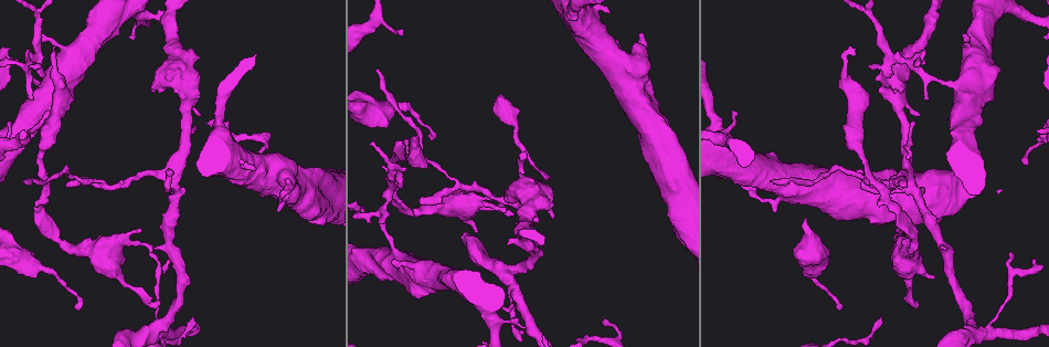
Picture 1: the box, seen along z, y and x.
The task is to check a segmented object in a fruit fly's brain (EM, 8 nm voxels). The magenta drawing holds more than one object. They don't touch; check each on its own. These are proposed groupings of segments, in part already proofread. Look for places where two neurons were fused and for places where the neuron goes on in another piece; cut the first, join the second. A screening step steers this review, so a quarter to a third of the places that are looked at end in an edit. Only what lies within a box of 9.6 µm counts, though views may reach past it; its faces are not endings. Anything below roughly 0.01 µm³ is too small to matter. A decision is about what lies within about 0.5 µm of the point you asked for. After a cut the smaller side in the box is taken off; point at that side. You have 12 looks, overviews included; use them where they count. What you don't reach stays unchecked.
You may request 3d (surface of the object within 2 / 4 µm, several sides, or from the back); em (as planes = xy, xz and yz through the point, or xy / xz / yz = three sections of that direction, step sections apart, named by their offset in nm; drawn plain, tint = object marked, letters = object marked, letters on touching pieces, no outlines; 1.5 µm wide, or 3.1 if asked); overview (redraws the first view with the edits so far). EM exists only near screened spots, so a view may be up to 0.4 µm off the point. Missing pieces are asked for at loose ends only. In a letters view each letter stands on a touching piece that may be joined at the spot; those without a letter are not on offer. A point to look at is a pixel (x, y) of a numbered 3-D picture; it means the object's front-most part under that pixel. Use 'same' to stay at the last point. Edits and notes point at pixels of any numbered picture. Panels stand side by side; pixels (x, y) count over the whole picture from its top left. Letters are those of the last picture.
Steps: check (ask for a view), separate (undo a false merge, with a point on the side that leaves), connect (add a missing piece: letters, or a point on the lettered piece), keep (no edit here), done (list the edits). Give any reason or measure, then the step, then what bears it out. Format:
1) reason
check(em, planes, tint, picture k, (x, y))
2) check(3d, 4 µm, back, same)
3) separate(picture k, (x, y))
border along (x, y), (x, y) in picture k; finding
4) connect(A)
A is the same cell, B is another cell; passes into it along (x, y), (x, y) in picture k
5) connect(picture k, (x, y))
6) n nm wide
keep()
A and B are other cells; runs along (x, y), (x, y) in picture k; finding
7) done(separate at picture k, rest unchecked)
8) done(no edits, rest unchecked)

branch stops here
check(3d, 4 µm, picture 1, (504, 309))

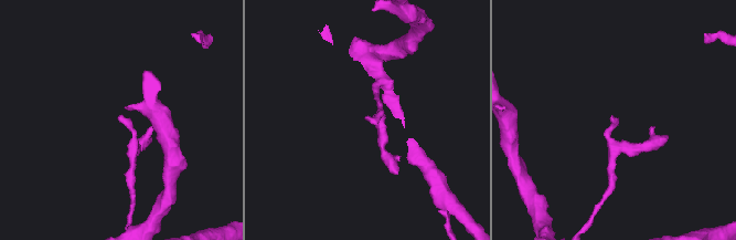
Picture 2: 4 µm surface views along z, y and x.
now the EM
check(em, planes, letters, picture 2, (611, 115))

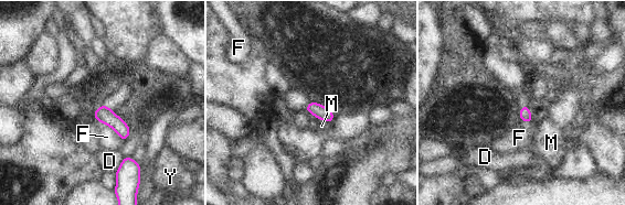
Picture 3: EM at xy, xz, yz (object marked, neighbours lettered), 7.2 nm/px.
F touches over 240 nm
keep()
D, F, M and Y are other cells; border along (97, 121), (108, 125), (124, 141) in picture 3; no lettered piece goes on from it

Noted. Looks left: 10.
an open end
check(em, planes, letters, picture 1, (494, 194))

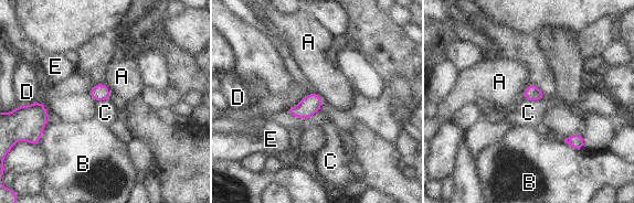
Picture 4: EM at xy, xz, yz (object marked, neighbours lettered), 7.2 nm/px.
keep()
A, B, C, D and E are other cells; border along (530, 83), (522, 95) in picture 4; none of them fits

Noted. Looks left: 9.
branch stops here
check(em, yz, step 4, letters, picture 1, (31, 98))

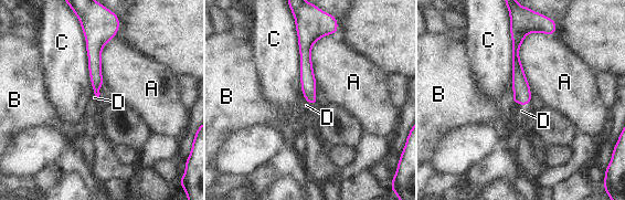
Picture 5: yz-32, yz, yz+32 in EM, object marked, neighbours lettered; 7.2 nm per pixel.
connect(D)
D is the same cell, A, B and C are other cells; the neuron continues

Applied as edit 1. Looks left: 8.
redraw
check(overview)

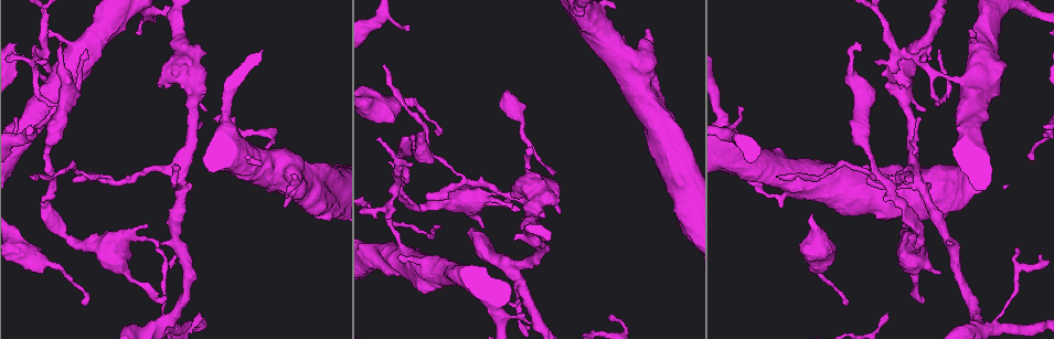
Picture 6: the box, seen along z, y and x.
long arm stops here
check(3d, 2 µm, picture 6, (436, 225))

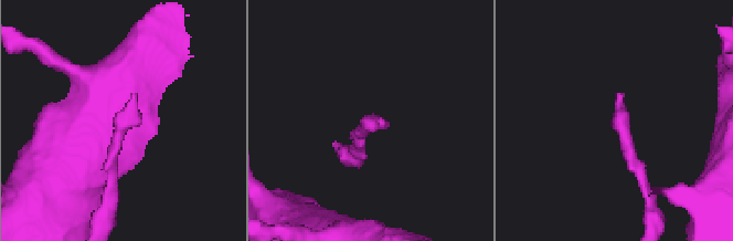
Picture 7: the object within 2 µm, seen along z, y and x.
check(em, planes, tint, picture 7, (380, 119))

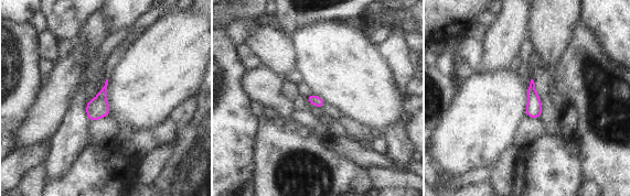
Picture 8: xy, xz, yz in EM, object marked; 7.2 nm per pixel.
what lies round it
check(em, planes, letters, same)

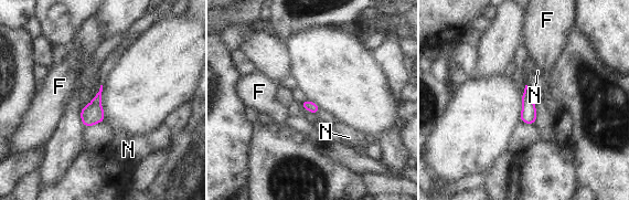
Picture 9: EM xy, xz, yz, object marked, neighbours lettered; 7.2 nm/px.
N touches over 50 nm
keep()
F and N are other cells; border along (320, 109), (316, 113) in picture 9; no lettered piece goes on from it

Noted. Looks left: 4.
check(em, yz, step 4, tint, picture 6, (54, 106))

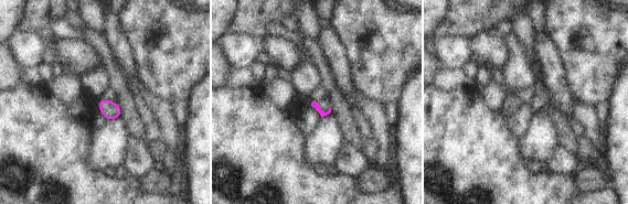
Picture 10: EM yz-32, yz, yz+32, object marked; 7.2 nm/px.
check(em, yz, step 4, letters, same)

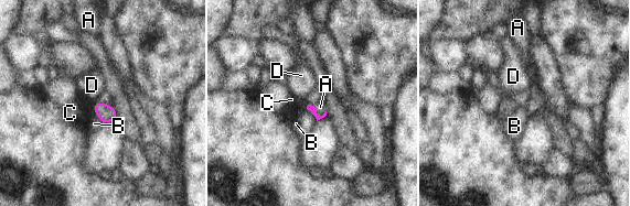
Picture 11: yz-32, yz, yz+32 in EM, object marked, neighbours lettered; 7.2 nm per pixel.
connect(A)
A is the same cell, B, C and D are other cells; passes into it along (309, 107), (317, 114), (320, 107) in picture 11; the neuron continues

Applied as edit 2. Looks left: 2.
done(connect at picture 5, connect at picture 11, rest unchecked)

